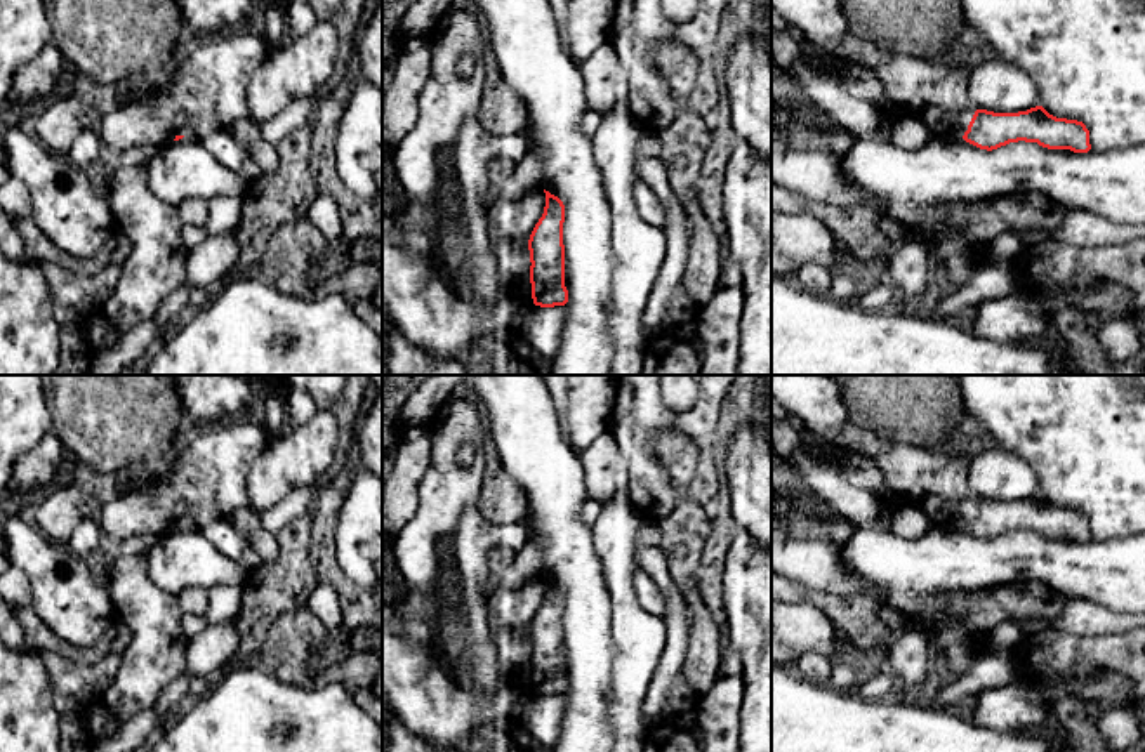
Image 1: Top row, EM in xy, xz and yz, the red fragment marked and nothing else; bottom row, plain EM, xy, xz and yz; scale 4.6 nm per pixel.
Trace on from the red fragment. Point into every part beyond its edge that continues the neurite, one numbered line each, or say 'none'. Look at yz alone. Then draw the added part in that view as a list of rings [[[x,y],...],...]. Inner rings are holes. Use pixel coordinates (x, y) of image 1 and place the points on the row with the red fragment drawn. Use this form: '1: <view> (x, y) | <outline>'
1: yz (935, 89) | [[[771,0],[771,10],[796,36],[810,40],[820,52],[867,68],[883,85],[884,96],[902,113],[916,115],[937,139],[963,137],[975,115],[968,83],[975,54],[956,52],[945,57],[917,57],[883,49],[848,24],[841,0]]]

